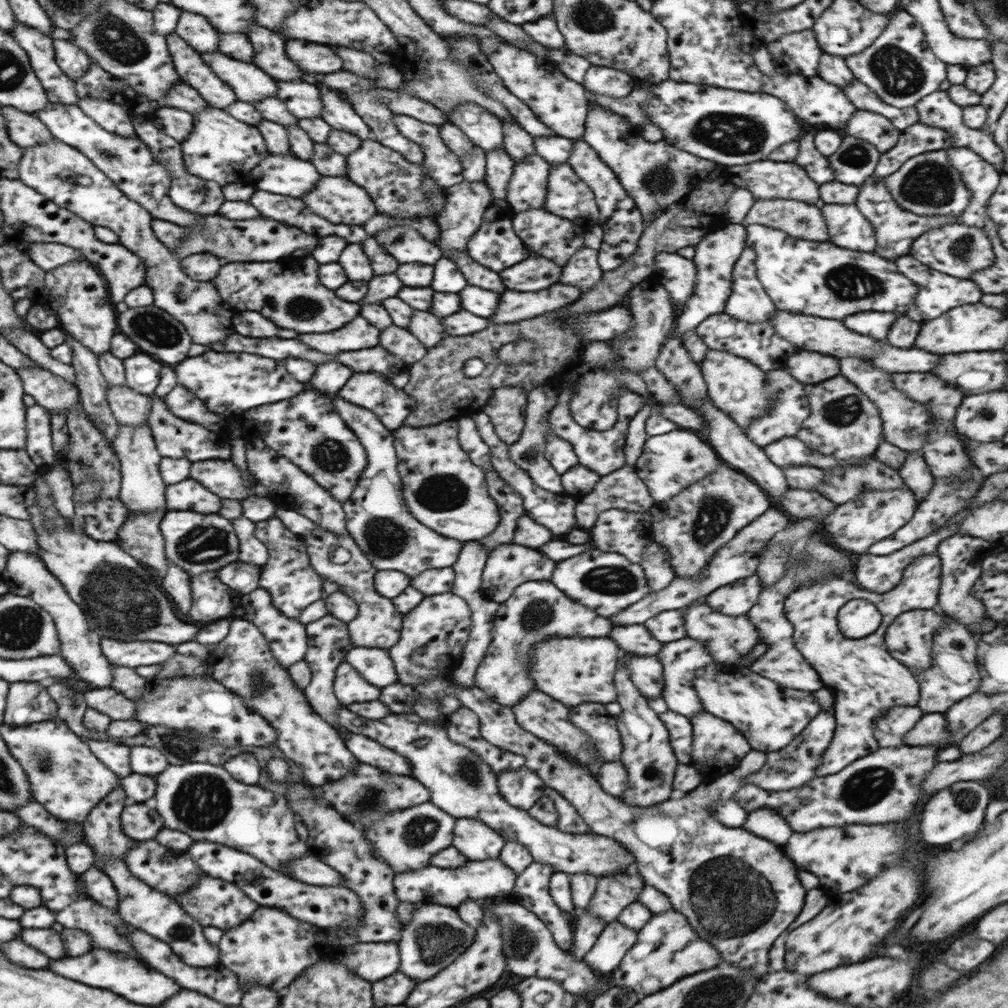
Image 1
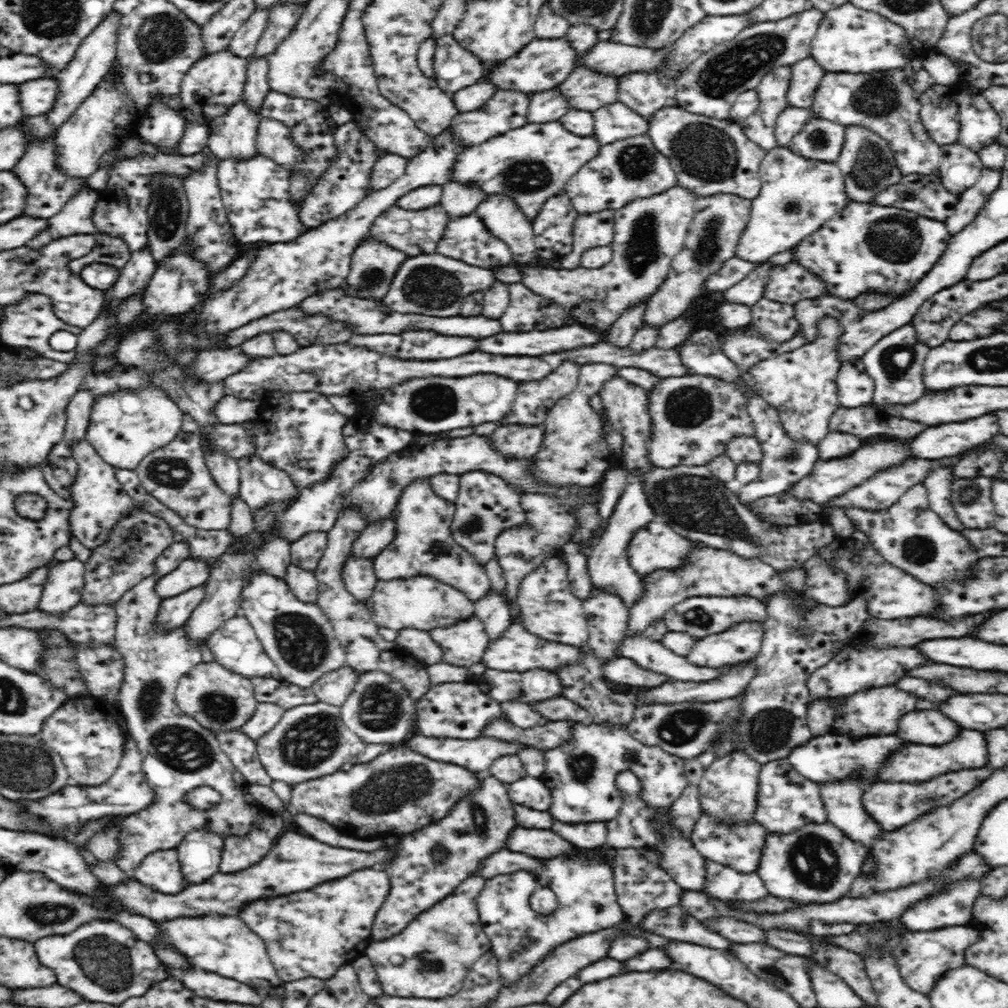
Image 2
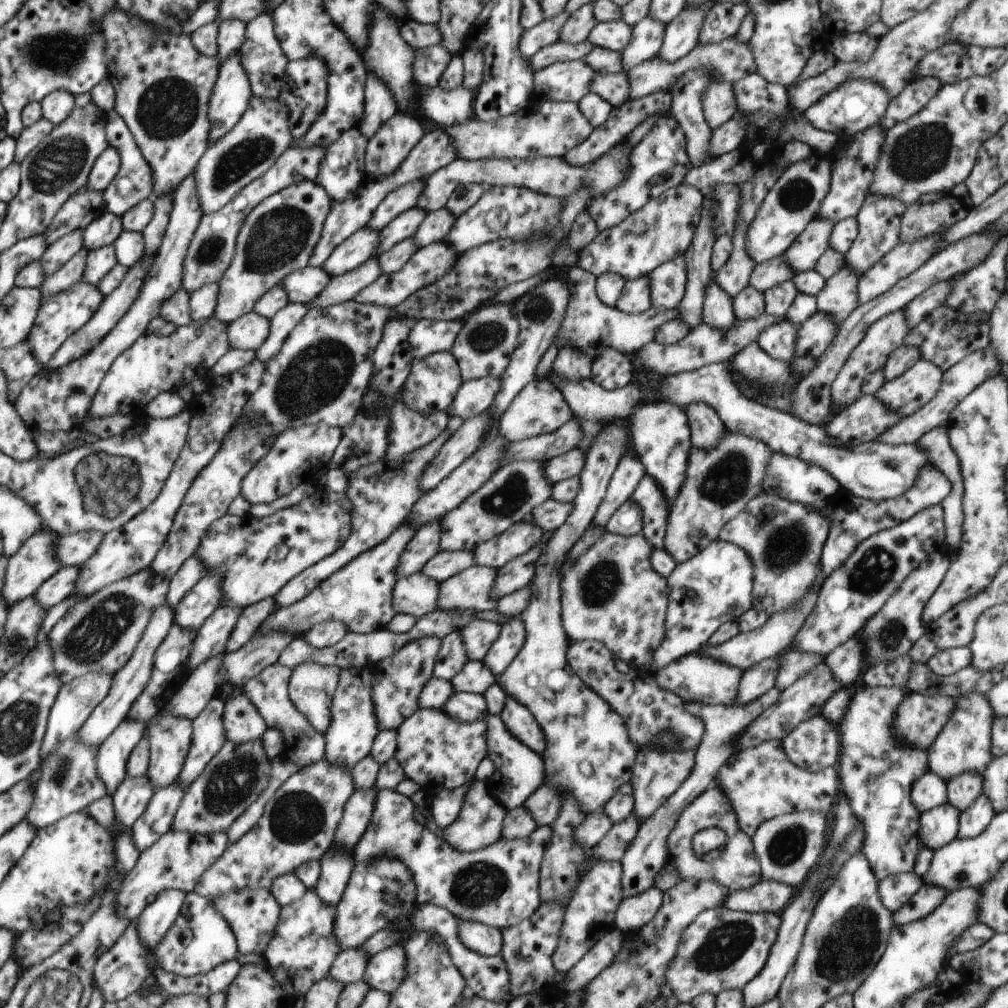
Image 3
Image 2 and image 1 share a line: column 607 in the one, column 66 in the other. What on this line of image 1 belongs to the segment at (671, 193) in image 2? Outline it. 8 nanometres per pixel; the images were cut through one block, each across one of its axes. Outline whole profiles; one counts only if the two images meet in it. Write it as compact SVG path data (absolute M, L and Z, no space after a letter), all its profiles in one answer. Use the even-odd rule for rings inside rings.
M86 258L46 271L44 282L49 290L49 305L59 316L60 328L80 340L97 357L111 352L111 339L119 324L116 324L116 314L108 298L106 282L86 262Z

